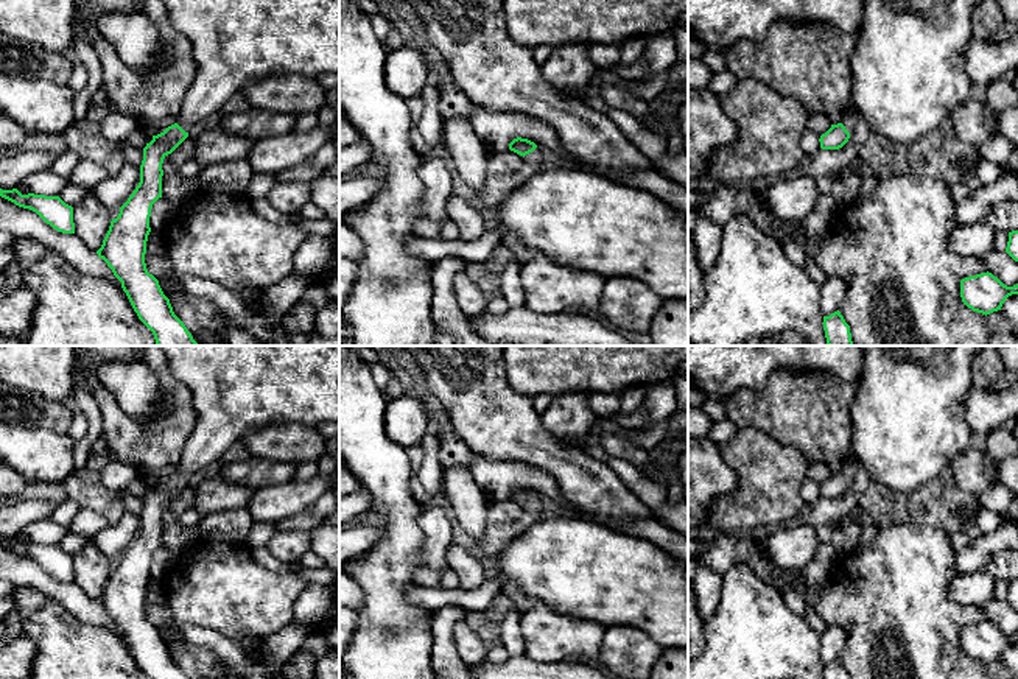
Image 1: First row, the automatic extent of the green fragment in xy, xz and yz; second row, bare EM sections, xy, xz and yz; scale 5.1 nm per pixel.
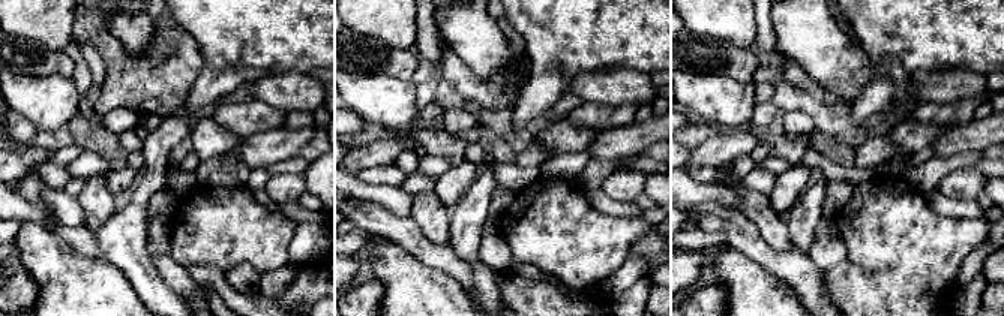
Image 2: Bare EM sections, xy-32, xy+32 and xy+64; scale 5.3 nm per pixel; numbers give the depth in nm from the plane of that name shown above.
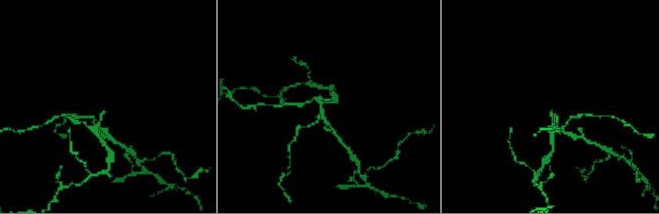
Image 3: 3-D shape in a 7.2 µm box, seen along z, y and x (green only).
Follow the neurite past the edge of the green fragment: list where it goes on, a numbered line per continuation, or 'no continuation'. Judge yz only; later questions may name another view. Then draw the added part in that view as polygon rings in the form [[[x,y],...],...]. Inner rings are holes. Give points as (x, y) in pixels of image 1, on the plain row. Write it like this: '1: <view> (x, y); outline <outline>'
1: yz (852, 463); outline [[[851,450],[841,472],[845,475],[848,481],[851,481],[859,467],[861,467],[861,461],[856,458],[856,455]]]

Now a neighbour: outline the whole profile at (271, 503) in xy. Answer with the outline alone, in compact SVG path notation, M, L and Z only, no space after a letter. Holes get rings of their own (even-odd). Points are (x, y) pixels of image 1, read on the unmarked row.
M318 473L308 481L288 481L257 489L246 509L252 522L279 522L308 509L324 492L333 491L339 473L322 477Z

